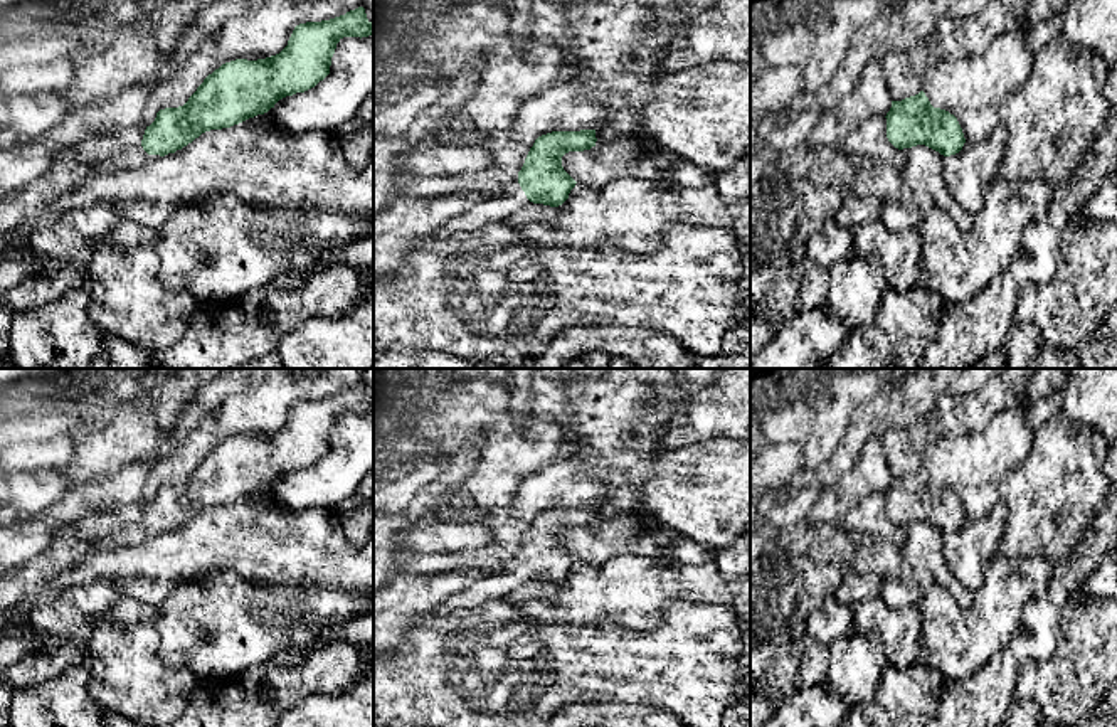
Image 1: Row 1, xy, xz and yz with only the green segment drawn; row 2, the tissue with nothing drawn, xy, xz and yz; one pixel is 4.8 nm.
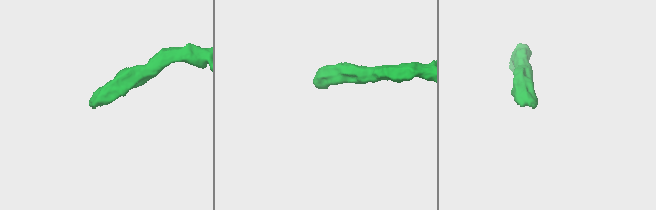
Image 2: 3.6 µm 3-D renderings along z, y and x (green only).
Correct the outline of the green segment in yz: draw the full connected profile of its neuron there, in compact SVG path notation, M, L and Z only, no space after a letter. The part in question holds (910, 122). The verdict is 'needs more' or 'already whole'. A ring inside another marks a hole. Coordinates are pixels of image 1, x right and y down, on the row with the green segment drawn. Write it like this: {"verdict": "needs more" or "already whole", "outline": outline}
{"verdict": "already whole", "outline": "M924 91L892 101L885 118L887 138L898 150L925 145L950 157L959 153L966 143L957 118L945 109L934 108Z"}

